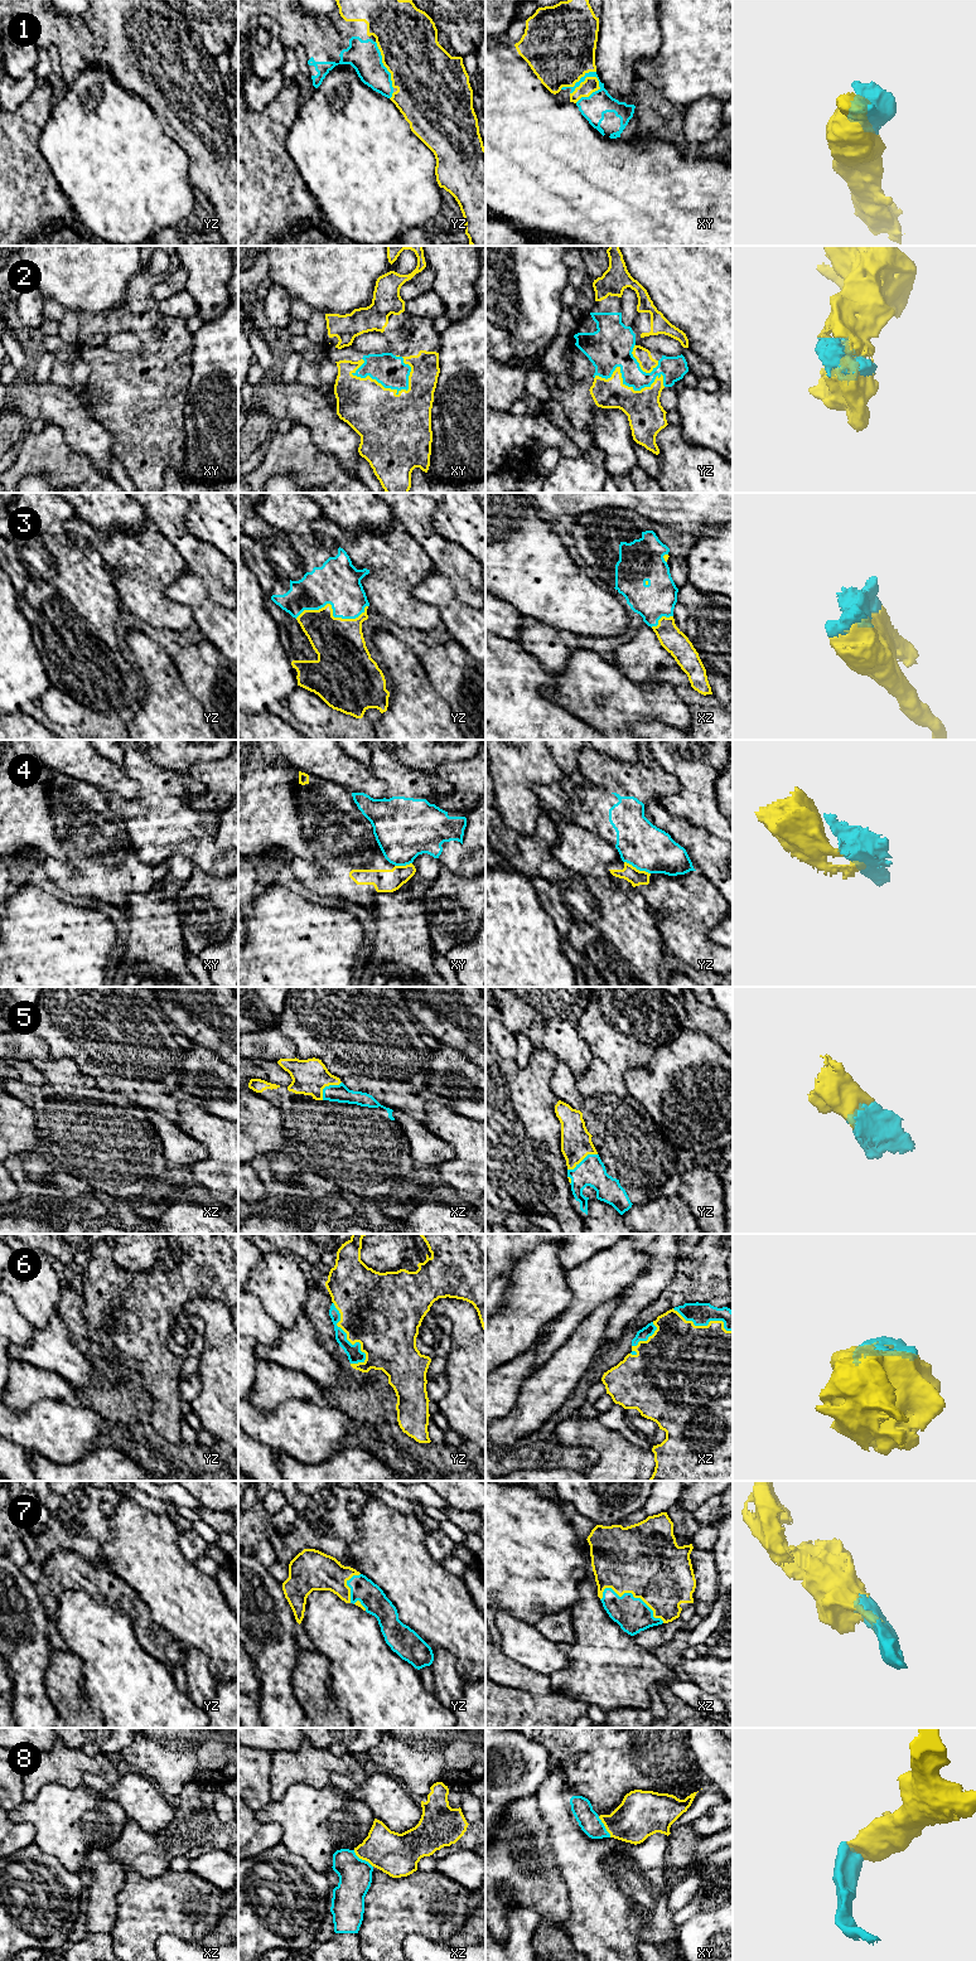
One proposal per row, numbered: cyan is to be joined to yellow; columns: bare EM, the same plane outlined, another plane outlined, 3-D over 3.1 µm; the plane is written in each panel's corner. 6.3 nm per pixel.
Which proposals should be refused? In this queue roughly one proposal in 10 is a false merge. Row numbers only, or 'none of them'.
4

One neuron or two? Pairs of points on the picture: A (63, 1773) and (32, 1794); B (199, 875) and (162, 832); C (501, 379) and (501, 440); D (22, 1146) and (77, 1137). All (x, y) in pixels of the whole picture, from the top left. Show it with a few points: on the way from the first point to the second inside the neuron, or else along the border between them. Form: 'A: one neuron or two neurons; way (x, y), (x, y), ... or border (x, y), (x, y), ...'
A: one neuron; way (54, 1773), (51, 1773), (38, 1785)
B: two neurons; border (196, 866), (207, 875)
C: two neurons; border (498, 410), (507, 412)
D: two neurons; border (37, 1113), (37, 1150), (39, 1152)

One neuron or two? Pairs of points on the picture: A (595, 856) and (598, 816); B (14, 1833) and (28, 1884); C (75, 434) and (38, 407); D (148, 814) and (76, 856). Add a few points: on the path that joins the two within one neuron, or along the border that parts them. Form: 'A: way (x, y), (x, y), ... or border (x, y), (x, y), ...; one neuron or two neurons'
A: border (569, 822), (599, 834), (614, 847); two neurons
B: border (33, 1841), (13, 1853); two neurons
C: way (67, 425), (47, 407); one neuron
D: border (107, 803), (122, 822), (127, 839), (136, 855); two neurons

